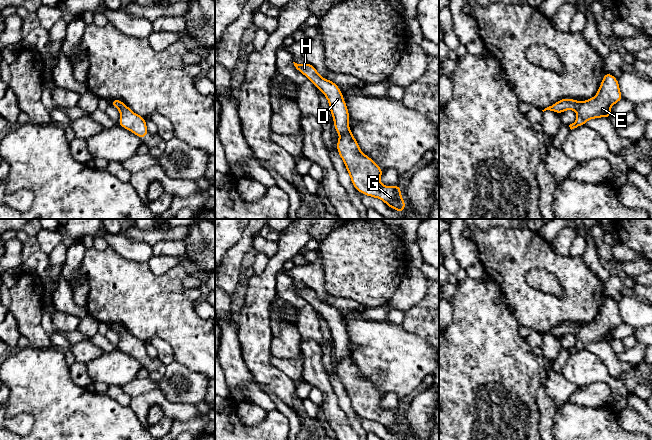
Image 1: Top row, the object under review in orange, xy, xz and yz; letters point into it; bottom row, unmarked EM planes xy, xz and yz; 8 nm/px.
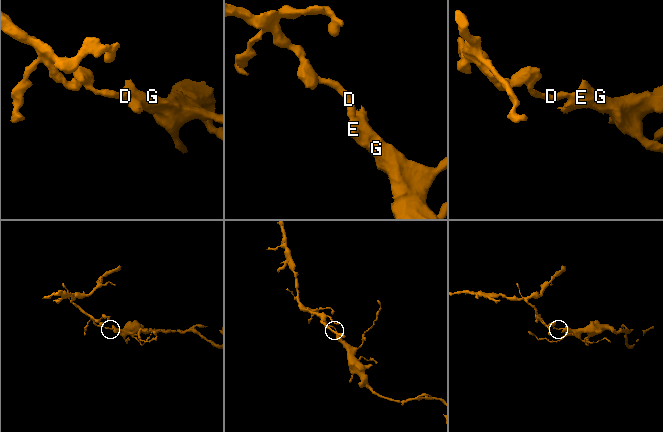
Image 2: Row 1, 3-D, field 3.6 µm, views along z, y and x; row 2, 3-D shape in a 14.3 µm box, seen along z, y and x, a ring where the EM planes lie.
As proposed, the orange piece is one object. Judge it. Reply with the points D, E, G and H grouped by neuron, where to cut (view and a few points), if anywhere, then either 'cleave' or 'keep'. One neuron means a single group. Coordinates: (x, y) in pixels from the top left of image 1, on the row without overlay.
groups D H / E G; cut xz (349, 355), (340, 360); cleave

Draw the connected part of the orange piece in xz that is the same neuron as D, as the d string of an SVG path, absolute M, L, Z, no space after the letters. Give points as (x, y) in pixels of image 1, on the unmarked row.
M293 287L296 293L306 300L327 322L336 356L340 360L349 357L351 355L348 349L350 340L338 309L321 301L315 291L309 287Z

